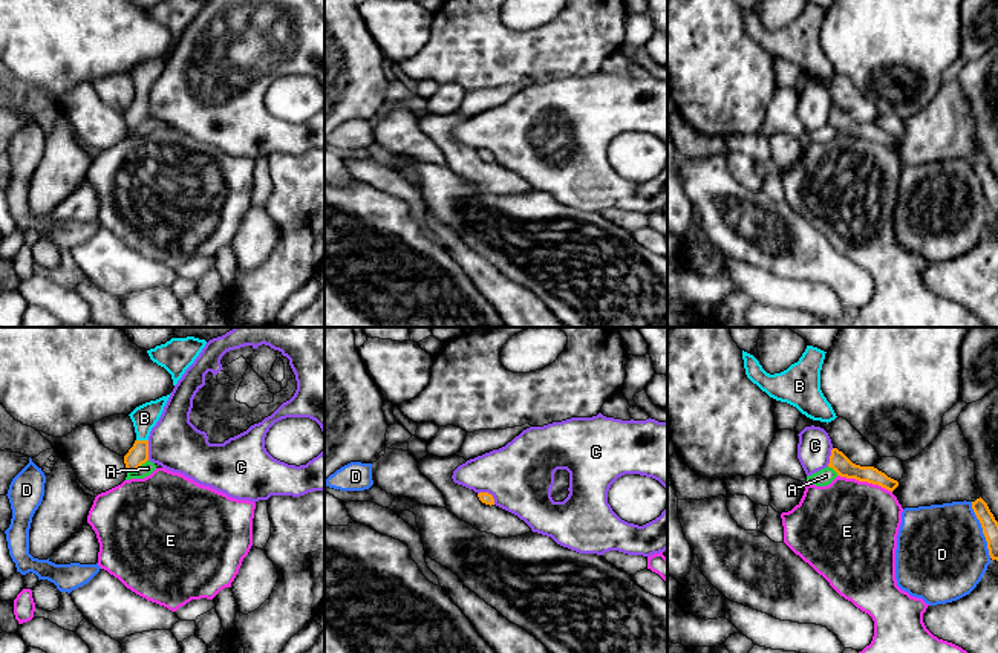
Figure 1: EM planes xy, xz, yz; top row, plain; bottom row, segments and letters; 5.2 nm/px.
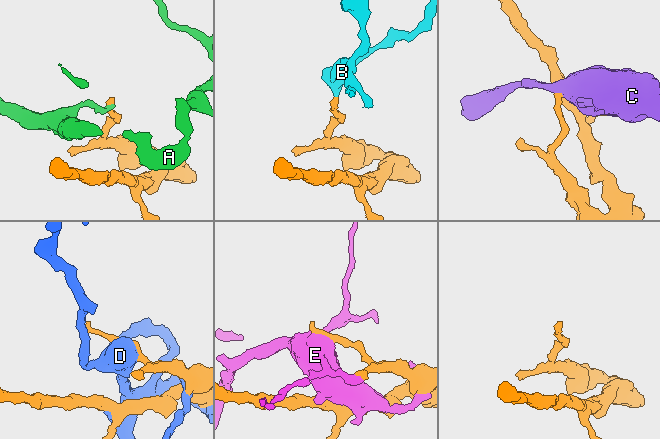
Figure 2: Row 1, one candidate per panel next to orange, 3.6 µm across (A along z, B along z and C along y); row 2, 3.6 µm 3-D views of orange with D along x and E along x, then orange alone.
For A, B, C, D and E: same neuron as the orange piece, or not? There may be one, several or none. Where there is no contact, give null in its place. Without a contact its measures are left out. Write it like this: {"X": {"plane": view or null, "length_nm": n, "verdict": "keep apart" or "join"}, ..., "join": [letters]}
{"A": {"plane": "xy", "length_nm": 130, "verdict": "keep apart"}, "B": {"plane": "xy", "length_nm": 60, "verdict": "join"}, "C": {"plane": "xz", "length_nm": 110, "verdict": "keep apart"}, "D": {"plane": "yz", "length_nm": 320, "verdict": "keep apart"}, "E": {"plane": "yz", "length_nm": 300, "verdict": "keep apart"}, "join": ["B"]}

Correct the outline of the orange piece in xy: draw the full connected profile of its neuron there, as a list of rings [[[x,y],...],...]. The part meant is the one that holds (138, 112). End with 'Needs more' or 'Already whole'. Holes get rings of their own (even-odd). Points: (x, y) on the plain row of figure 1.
[[[170,52],[136,64],[129,73],[133,80],[136,98],[124,113],[127,128],[136,128],[148,118],[148,93],[159,78]]]. Needs more

